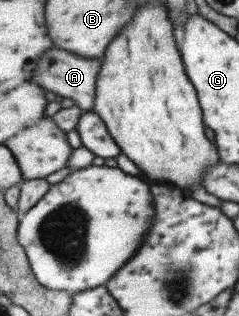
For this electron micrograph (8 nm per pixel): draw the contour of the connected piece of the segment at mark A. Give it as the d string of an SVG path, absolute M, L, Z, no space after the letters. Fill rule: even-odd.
M51 48L41 56L31 80L45 91L51 90L56 95L73 99L82 111L89 112L93 111L95 104L95 86L99 70L101 58L81 57L63 49Z

